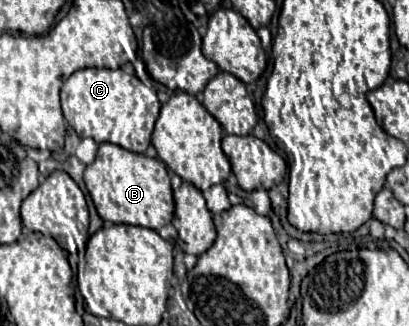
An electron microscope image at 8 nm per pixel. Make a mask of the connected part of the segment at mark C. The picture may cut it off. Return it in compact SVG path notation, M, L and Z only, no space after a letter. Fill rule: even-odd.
M138 59L133 63L134 73L129 74L122 68L115 69L81 69L75 71L61 87L61 107L63 107L63 115L67 119L67 123L77 131L77 135L83 137L91 137L97 143L115 143L121 145L127 151L133 153L145 153L145 149L151 143L151 133L153 133L153 125L159 117L159 109L161 103L157 96L157 90L151 76L149 75L145 64Z

